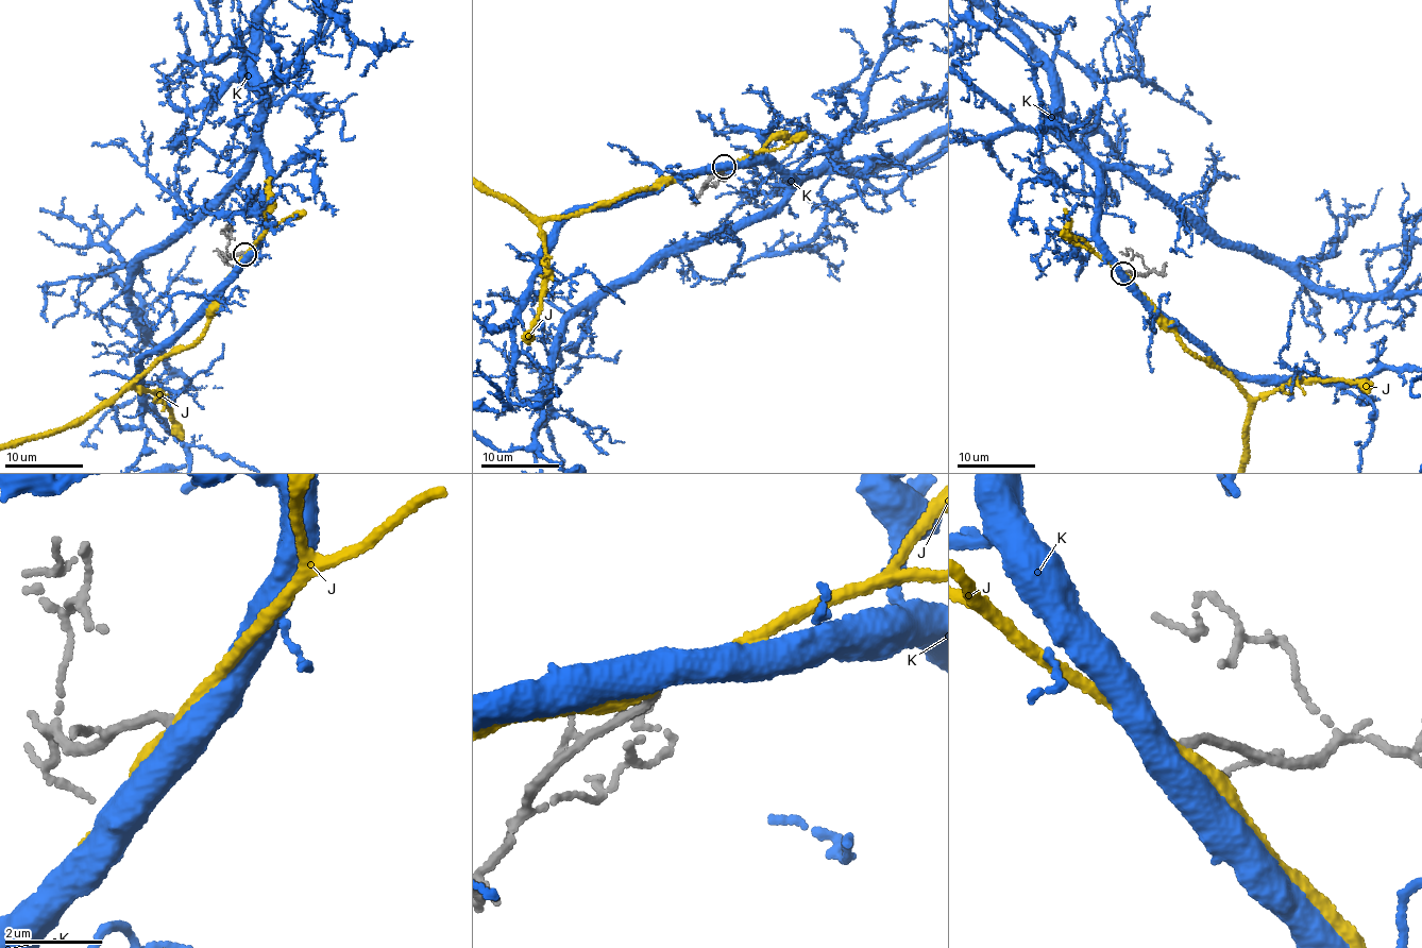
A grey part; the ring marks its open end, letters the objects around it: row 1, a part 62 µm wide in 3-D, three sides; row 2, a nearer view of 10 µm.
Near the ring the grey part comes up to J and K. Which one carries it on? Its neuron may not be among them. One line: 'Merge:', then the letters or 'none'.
Merge: K

